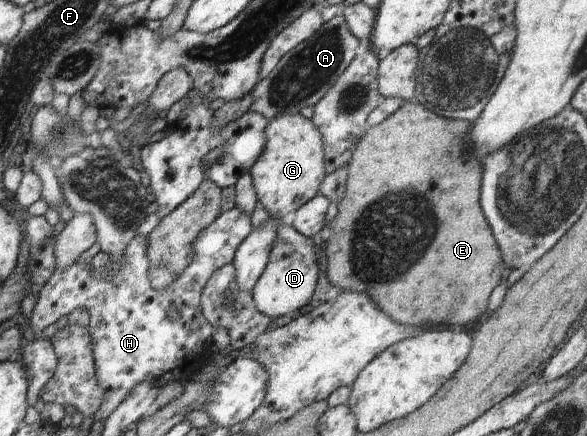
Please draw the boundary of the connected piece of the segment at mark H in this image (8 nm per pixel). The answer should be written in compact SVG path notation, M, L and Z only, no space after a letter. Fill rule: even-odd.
M236 206L221 213L194 240L194 258L190 266L164 290L156 290L150 284L146 235L138 234L132 238L124 250L122 266L113 263L110 256L99 252L92 260L94 274L84 270L77 262L72 262L64 269L55 268L39 292L33 312L27 316L34 340L25 341L18 355L27 369L26 404L29 407L39 407L40 391L54 376L58 364L50 339L42 338L40 332L72 310L86 310L90 314L89 330L96 380L104 390L104 402L93 416L96 420L104 420L114 413L126 400L126 396L132 394L130 390L140 382L151 382L159 388L174 380L192 380L198 370L210 363L209 354L213 351L212 335L215 332L202 316L202 290L214 271L233 262L236 249L252 230L250 218L251 214L242 212L242 208ZM170 308L176 308L180 318L170 320Z

